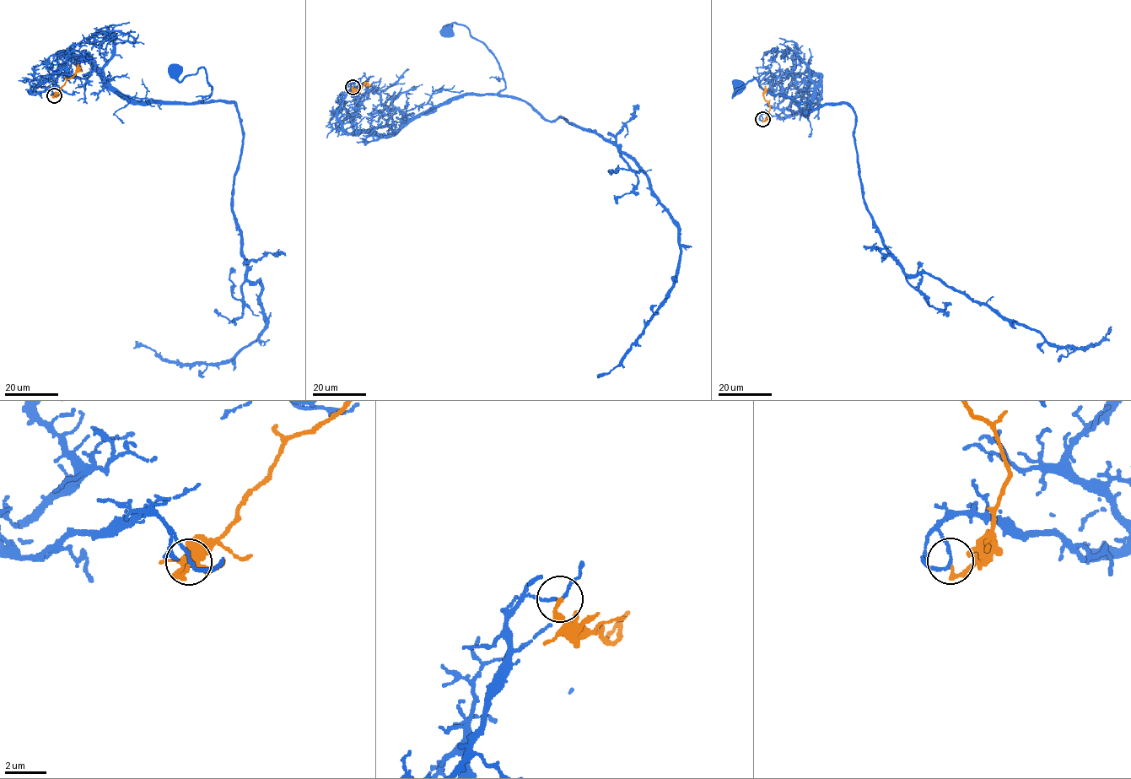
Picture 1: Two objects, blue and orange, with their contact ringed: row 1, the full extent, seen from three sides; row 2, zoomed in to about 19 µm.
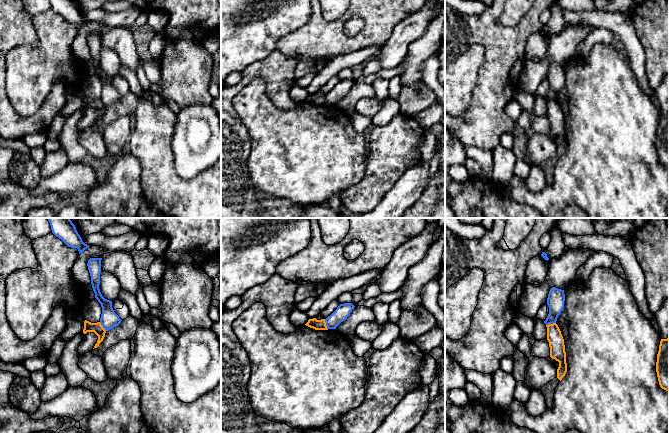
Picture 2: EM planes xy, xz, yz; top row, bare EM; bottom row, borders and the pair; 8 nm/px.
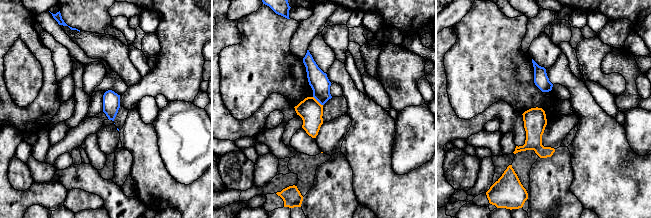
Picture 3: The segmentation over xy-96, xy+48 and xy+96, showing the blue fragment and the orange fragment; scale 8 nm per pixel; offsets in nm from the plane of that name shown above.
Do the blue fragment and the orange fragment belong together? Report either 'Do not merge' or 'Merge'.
Do not merge

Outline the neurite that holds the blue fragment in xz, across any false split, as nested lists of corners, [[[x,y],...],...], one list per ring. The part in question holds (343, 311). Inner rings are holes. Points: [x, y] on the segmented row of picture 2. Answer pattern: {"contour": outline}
{"contour": [[[352,303],[340,304],[337,309],[325,319],[327,329],[336,329],[336,327],[347,319],[354,309]]]}

